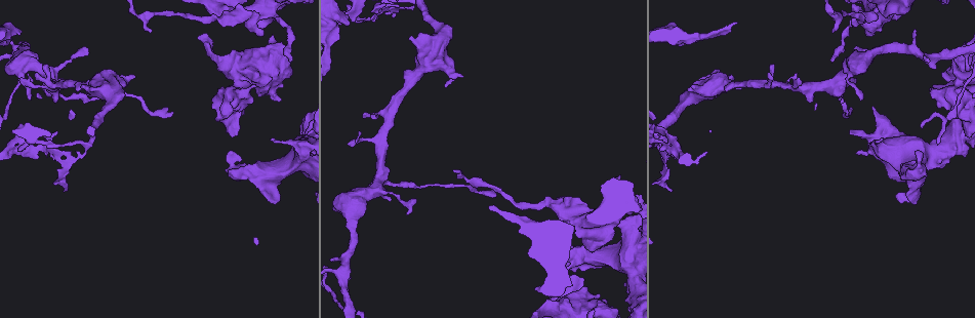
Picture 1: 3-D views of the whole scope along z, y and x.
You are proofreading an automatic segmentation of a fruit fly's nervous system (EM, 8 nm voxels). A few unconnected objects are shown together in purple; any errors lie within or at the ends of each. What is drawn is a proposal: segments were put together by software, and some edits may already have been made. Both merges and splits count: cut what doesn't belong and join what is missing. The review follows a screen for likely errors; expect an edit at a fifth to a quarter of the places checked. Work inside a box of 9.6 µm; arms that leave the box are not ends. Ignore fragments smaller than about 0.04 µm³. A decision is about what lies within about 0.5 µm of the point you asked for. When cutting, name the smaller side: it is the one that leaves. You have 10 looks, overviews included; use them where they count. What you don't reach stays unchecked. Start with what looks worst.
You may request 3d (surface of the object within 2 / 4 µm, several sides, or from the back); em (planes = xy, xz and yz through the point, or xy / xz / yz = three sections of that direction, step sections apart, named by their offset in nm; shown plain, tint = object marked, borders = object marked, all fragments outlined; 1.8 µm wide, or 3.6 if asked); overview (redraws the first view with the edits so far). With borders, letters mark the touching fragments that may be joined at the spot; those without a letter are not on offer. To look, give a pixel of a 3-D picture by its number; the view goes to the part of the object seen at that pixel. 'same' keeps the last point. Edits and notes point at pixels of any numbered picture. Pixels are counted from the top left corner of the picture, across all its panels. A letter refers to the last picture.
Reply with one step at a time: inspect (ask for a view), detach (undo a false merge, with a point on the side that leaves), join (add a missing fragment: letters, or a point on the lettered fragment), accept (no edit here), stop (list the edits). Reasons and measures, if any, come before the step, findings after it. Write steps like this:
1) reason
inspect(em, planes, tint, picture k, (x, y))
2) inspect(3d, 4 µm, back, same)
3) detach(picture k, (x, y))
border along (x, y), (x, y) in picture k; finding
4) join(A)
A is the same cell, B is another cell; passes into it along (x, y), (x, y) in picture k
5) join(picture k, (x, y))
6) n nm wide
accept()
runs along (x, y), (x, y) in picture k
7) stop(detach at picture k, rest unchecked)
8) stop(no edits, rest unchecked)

thin neck
inspect(em, 3.6 µm, planes, borders, picture 1, (959, 83))

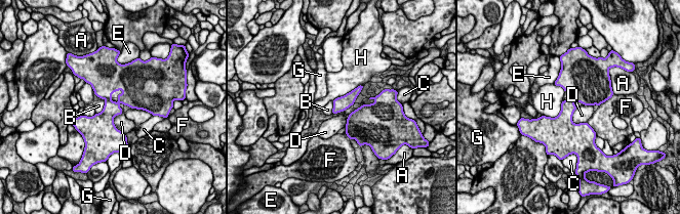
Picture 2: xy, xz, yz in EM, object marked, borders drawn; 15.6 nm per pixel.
accept()
A, B, C, D, E, F, G and H are other cells; border along (117, 114), (114, 125), (125, 134) in picture 2; one cell here

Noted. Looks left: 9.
branch stops here
inspect(3d, 4 µm, picture 1, (19, 30))

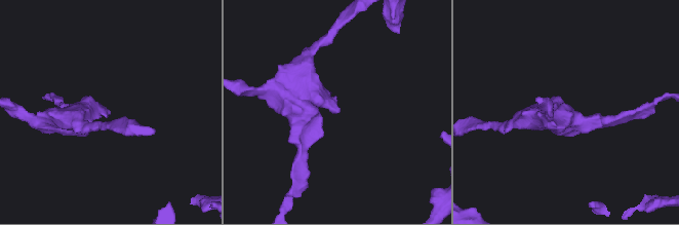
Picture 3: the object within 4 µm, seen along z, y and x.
inspect(em, planes, borders, picture 3, (107, 111))

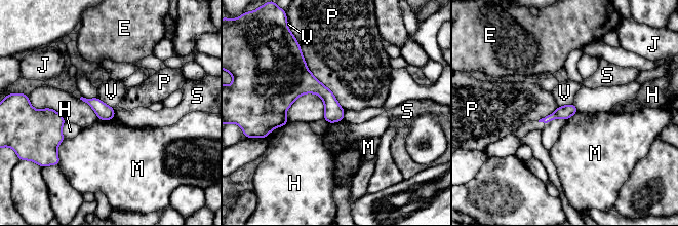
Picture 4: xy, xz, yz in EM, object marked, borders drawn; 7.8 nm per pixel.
accept()
E, H, J, M, P, S and V are other cells; border along (97, 97), (113, 108) in picture 4; no lettered fragment goes on from it

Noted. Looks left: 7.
an open end
inspect(em, xz, step 16, borders, picture 1, (228, 154))

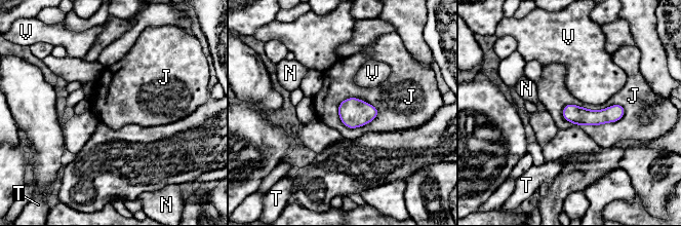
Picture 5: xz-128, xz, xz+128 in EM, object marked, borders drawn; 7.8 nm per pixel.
cut it another way
inspect(em, planes, borders, same)

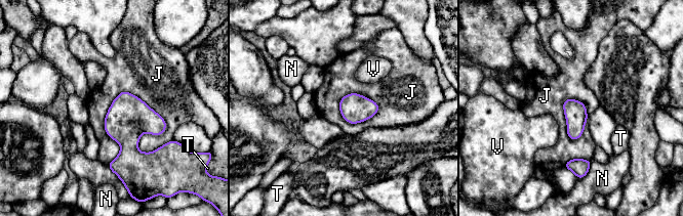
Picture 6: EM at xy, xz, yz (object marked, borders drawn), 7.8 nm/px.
accept()
J, N, T and V are other cells; border along (125, 90), (107, 164) in picture 6; no lettered fragment goes on from it

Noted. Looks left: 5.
abrupt turn
inspect(3d, 4 µm, back, picture 1, (340, 24))

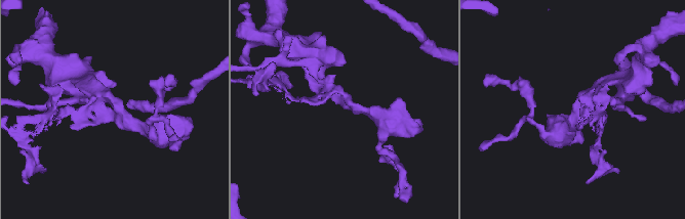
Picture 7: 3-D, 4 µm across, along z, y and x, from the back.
shape alone is not enough
inspect(em, xz, step 8, borders, picture 7, (346, 107))

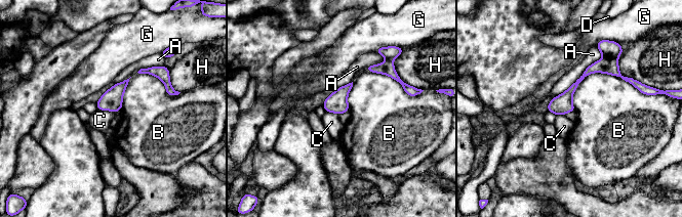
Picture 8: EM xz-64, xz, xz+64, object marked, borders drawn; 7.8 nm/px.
160 nm wide
detach(picture 8, (606, 66))
A, B, C, D, G and H are other cells; the part that leaves runs along (608, 62), (591, 69), (550, 109) in picture 8; two cells meet here

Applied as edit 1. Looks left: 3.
stop(detach at picture 8, rest unchecked)

